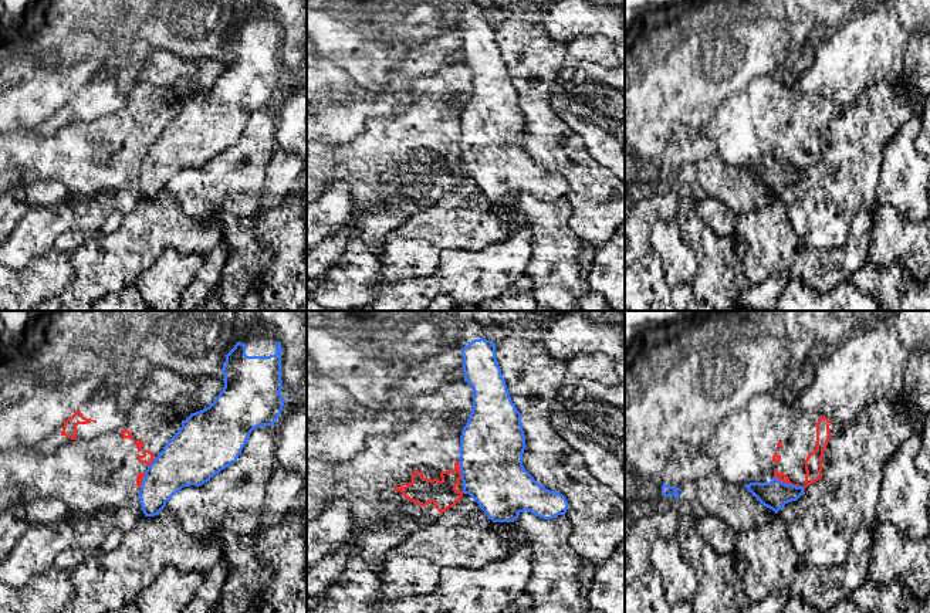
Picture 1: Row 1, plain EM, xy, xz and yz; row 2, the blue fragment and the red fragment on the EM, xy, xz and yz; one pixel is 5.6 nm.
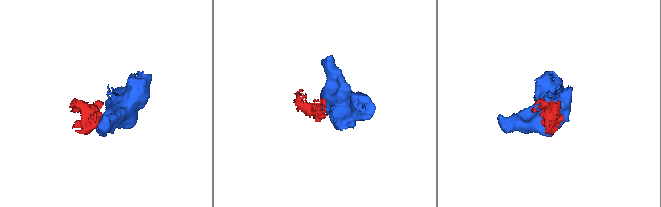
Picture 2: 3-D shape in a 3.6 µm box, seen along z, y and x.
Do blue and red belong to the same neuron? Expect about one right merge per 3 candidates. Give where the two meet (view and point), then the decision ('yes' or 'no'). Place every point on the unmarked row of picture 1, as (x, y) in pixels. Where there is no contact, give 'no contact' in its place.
contact yz (787, 166); no

